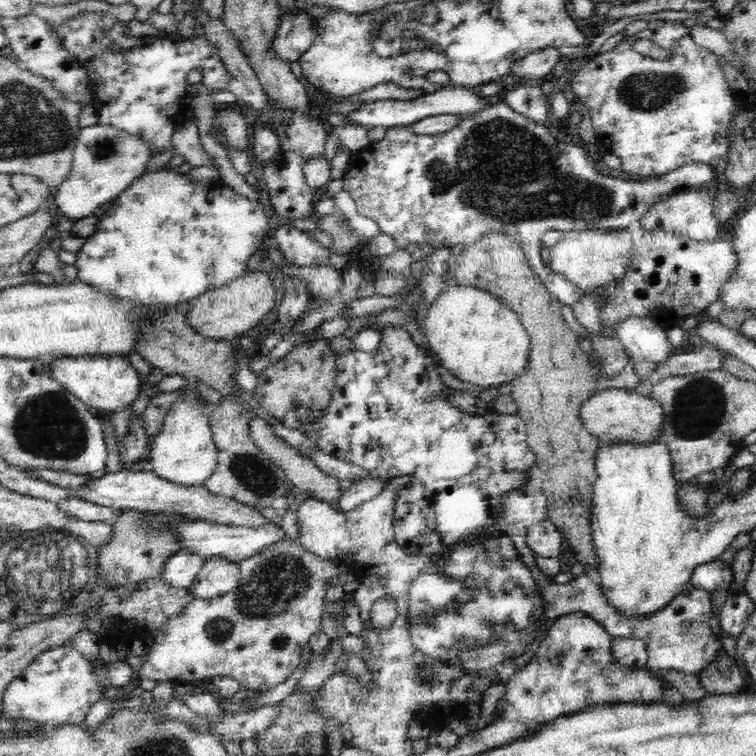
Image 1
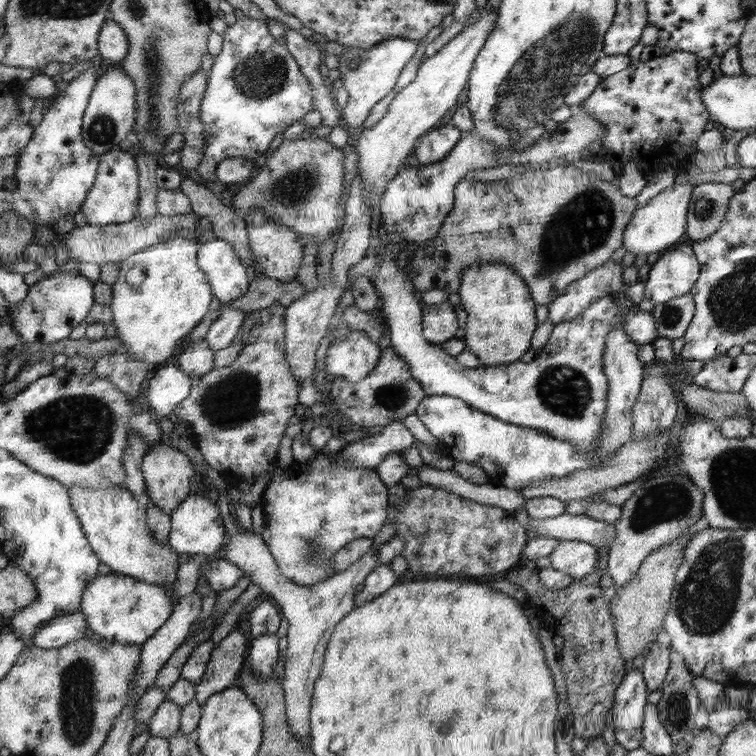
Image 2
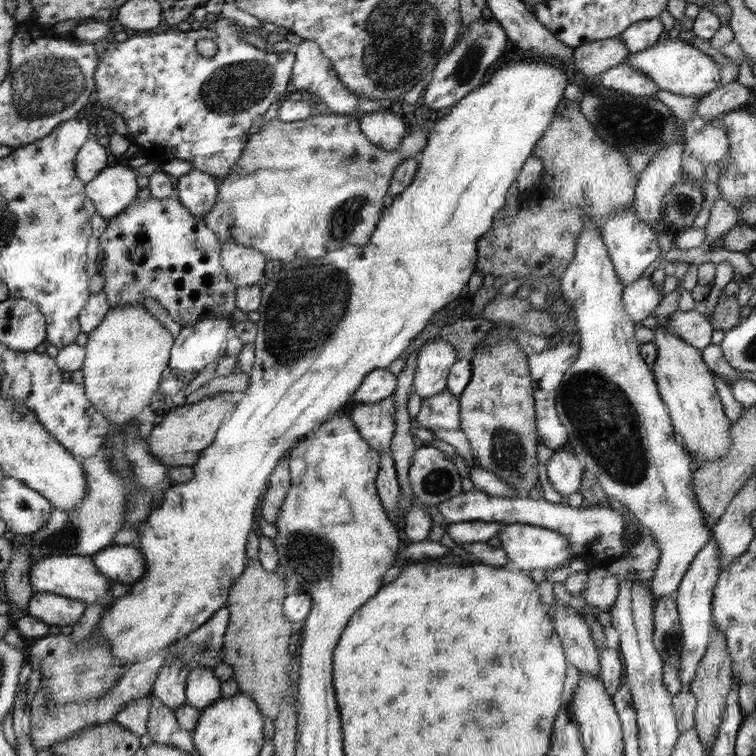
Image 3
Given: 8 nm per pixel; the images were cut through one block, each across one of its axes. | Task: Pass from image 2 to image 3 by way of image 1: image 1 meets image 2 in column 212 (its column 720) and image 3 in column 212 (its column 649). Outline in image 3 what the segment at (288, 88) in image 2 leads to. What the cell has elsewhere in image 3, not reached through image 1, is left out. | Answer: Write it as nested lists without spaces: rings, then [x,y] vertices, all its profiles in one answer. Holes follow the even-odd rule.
[[[220,16],[216,22],[205,23],[197,30],[162,27],[152,32],[130,33],[122,42],[105,41],[95,74],[98,102],[103,109],[121,114],[132,143],[149,161],[161,165],[174,159],[186,160],[192,162],[192,168],[223,179],[243,154],[242,148],[247,144],[246,132],[252,126],[252,120],[282,99],[290,84],[290,72],[296,58],[293,50],[270,53],[248,44],[242,36],[245,29]],[[201,38],[211,38],[218,46],[212,58],[204,58],[196,51],[196,42]]]

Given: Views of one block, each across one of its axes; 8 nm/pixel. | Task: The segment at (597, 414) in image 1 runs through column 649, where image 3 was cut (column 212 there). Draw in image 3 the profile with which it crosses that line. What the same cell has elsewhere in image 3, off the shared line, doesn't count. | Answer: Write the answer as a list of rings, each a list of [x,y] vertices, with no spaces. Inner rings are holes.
[[[218,393],[204,397],[196,403],[169,407],[156,417],[156,425],[146,440],[148,451],[164,465],[190,467],[196,464],[202,451],[215,442],[219,426],[235,409],[238,397],[235,393]]]

